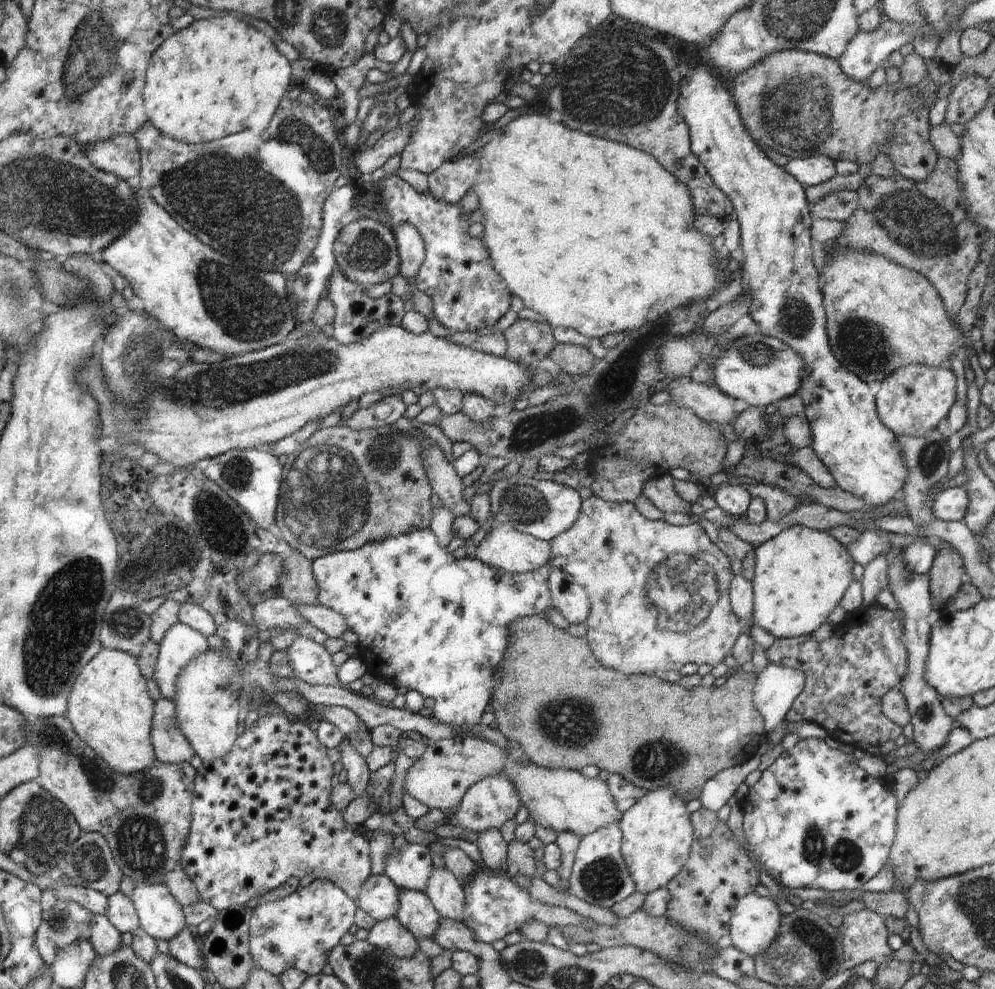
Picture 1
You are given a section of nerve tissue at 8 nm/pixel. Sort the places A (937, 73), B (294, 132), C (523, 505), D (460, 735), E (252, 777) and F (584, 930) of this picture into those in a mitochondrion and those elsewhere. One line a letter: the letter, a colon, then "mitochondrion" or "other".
A: other
B: mitochondrion
C: mitochondrion
D: other
E: other
F: other

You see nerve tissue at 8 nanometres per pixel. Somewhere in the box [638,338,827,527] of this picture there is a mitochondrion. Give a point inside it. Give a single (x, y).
(755, 354)

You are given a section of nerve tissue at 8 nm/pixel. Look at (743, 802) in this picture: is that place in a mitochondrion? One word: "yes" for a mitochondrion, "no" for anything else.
no

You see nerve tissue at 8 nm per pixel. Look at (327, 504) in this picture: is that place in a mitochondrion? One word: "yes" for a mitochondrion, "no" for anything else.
yes

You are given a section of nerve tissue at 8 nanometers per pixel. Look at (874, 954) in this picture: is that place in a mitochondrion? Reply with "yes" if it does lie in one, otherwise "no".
no

